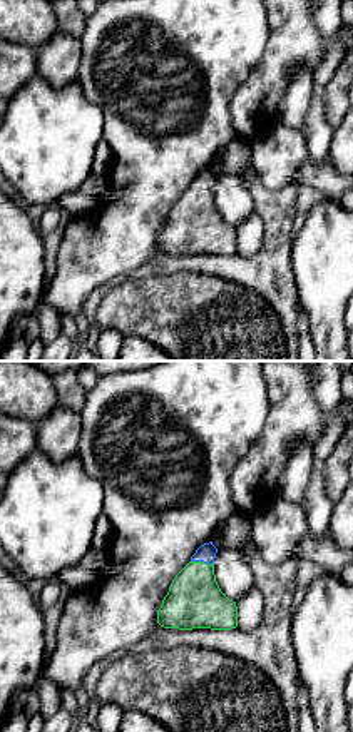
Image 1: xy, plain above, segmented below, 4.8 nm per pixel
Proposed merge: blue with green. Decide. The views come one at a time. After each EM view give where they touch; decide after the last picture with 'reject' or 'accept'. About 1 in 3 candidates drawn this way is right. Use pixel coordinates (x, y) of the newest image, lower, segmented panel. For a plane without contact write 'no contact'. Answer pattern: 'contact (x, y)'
contact (201, 560)

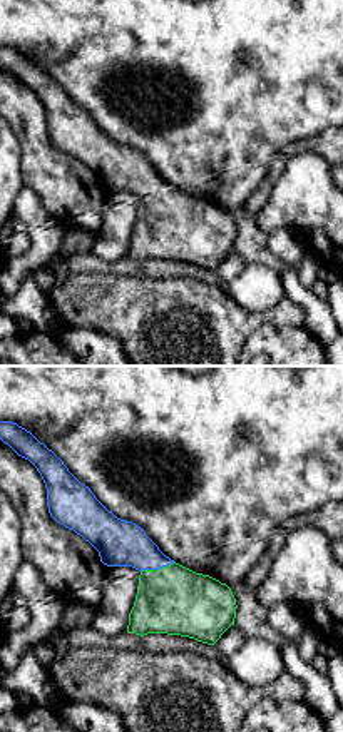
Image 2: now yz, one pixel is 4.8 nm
contact (158, 569)

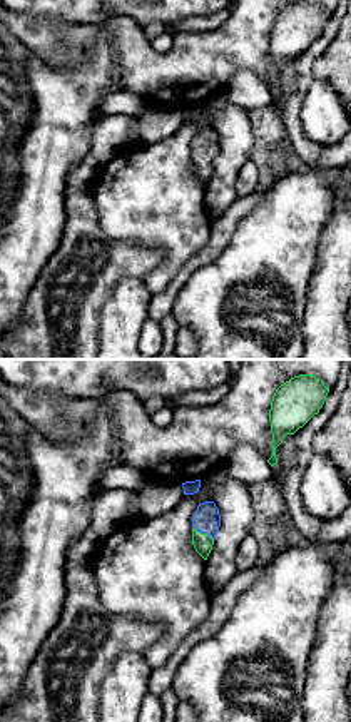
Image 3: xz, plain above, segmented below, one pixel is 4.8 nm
contact (203, 532)

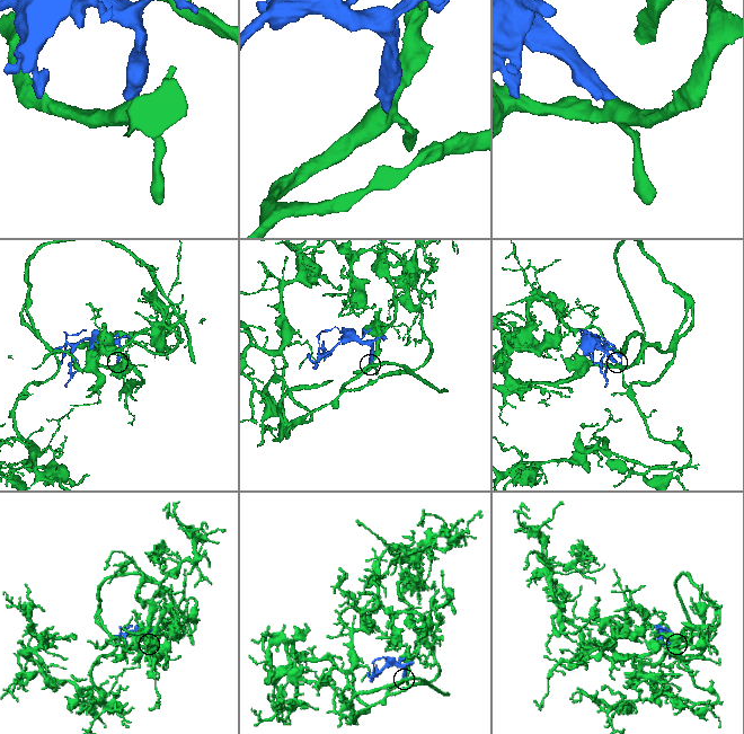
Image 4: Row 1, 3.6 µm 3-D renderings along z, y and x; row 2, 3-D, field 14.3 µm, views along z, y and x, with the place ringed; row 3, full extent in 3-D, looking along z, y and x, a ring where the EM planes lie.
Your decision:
accept

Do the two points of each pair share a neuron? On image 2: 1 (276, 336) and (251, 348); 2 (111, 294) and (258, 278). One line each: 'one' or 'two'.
1: one
2: two

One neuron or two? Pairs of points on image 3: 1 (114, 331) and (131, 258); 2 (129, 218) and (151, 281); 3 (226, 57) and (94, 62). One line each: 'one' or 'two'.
1: two
2: one
3: two

